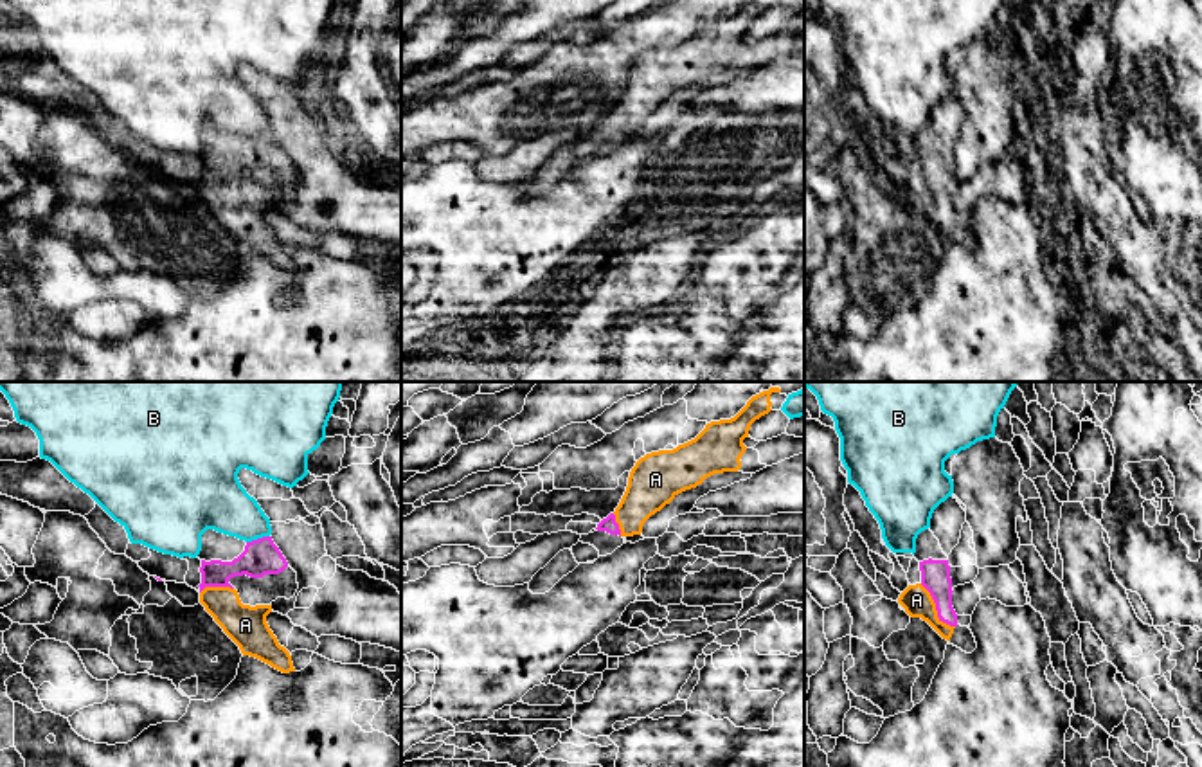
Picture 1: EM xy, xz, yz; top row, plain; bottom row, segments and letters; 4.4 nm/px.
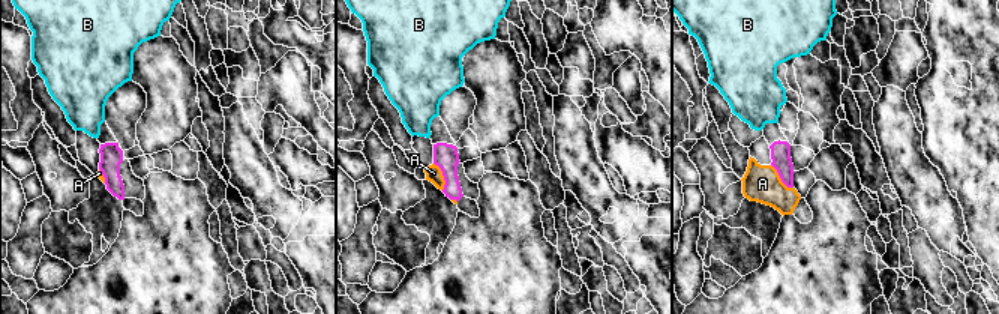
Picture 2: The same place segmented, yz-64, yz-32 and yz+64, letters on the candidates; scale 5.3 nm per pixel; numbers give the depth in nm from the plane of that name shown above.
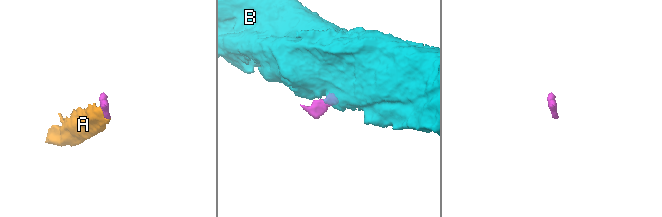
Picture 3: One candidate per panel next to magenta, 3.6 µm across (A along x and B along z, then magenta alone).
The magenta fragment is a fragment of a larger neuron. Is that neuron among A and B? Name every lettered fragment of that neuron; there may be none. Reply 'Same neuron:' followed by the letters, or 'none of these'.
Same neuron: A

